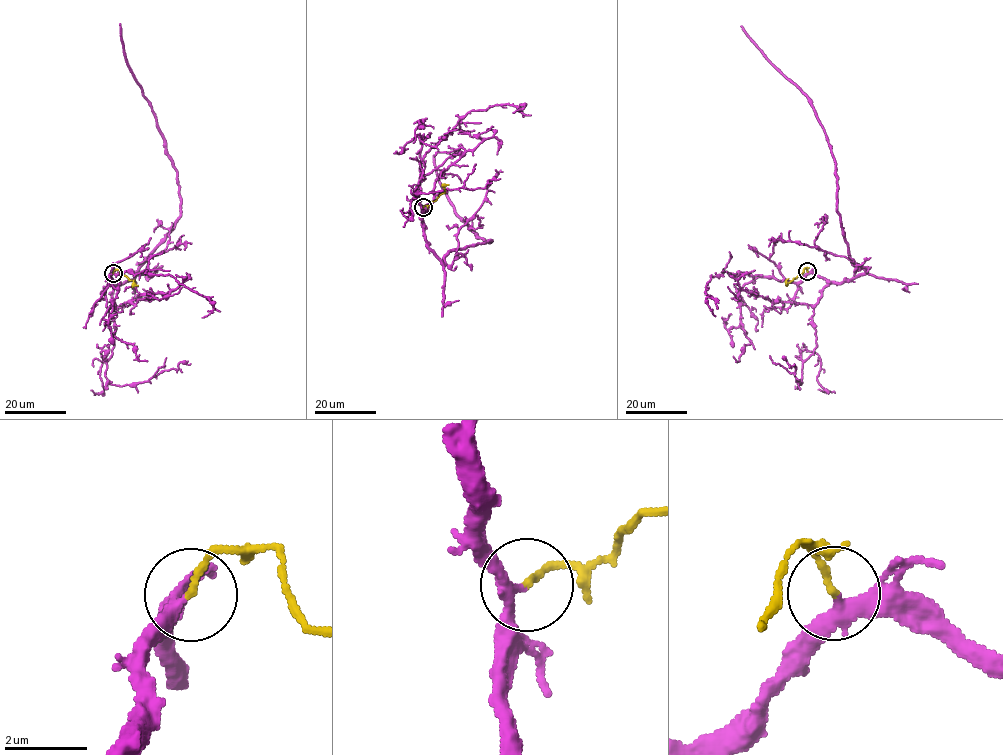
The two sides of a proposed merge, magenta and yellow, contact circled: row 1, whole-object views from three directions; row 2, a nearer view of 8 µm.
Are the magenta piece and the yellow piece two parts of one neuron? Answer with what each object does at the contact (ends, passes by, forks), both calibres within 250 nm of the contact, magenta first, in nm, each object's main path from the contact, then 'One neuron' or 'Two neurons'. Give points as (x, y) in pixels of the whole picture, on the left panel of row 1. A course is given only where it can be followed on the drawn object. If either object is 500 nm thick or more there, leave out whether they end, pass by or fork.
At the ring magenta passes by. At the ring yellow ends. Thickness 280 nm (magenta) against 160 nm. Course of magenta: (113, 273), (115, 286), (133, 279), (180, 215), (181, 197), (177, 170), (151, 106), (126, 60), (120, 23). Course of yellow: (113, 273), (119, 270), (134, 281), (133, 284), (133, 280). One neuron

